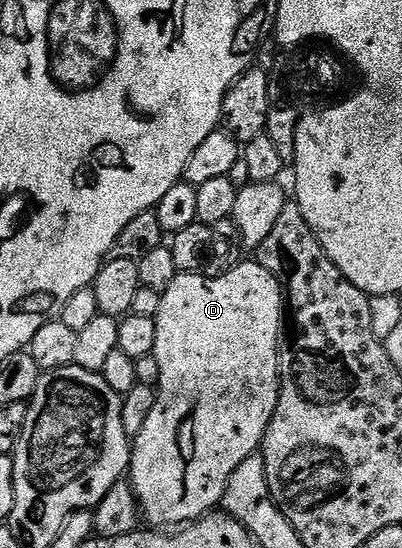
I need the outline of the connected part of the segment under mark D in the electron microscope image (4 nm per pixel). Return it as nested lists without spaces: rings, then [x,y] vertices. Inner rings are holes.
[[[252,260],[252,262],[240,262],[233,265],[231,268],[224,271],[217,278],[207,278],[201,274],[182,274],[176,277],[174,284],[170,284],[170,288],[166,288],[160,296],[160,307],[156,313],[156,327],[158,328],[158,340],[156,341],[156,359],[158,360],[158,376],[160,382],[155,386],[156,399],[154,400],[154,406],[150,408],[150,416],[146,416],[146,424],[142,427],[142,432],[138,432],[134,435],[134,441],[131,443],[132,447],[132,464],[130,467],[130,485],[134,493],[136,494],[136,504],[140,507],[140,513],[143,521],[152,528],[183,528],[193,522],[199,522],[205,514],[211,514],[220,506],[222,496],[226,492],[226,484],[230,484],[230,476],[234,472],[234,468],[238,468],[238,464],[242,464],[242,460],[246,460],[246,456],[257,453],[261,449],[264,441],[264,434],[268,431],[268,425],[270,420],[274,416],[274,412],[278,408],[278,396],[280,395],[280,352],[282,349],[282,331],[286,326],[286,299],[284,291],[280,285],[280,281],[274,277],[270,272],[266,272],[266,268],[260,266],[259,261]]]

